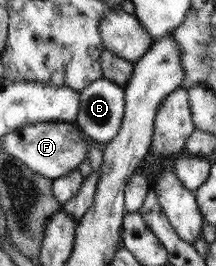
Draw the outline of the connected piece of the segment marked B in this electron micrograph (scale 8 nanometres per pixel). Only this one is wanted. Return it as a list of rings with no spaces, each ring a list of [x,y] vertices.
[[[103,77],[96,79],[79,92],[74,124],[88,141],[101,146],[119,131],[123,107],[123,88]]]

